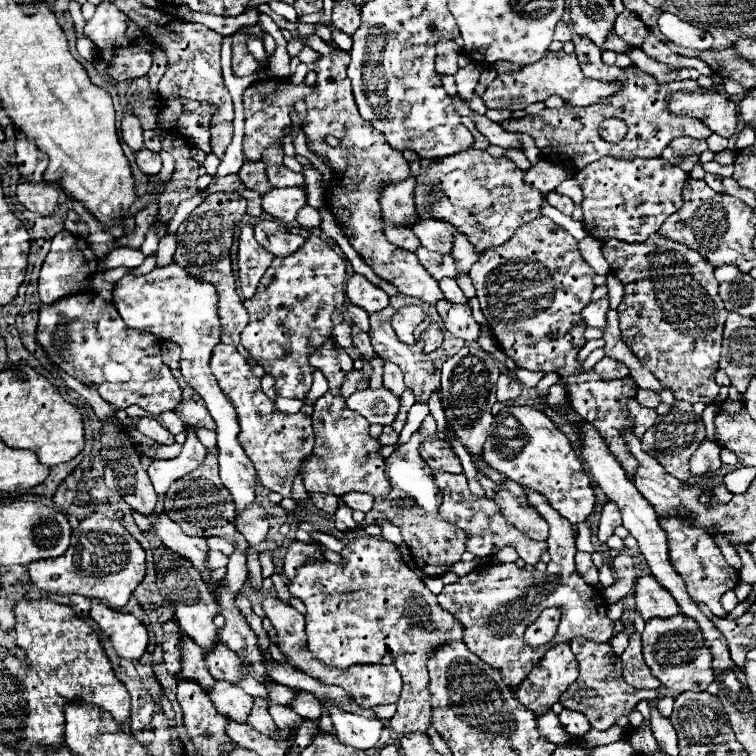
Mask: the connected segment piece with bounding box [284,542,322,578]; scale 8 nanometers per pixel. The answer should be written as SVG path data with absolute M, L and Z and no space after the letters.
M292 542L292 546L286 552L284 558L284 576L286 578L294 578L296 568L300 568L306 560L314 560L314 558L322 558L320 546L318 544L304 544L304 542Z

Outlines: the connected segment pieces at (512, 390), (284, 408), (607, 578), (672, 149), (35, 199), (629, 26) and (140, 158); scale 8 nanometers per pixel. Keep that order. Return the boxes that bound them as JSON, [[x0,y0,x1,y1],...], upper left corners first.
[[496,374,522,402],[275,396,303,414],[599,563,614,591],[662,138,708,172],[16,180,60,216],[616,10,648,46],[136,148,162,176]]

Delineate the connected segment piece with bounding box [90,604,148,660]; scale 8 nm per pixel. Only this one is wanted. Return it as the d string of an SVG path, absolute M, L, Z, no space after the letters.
M94 604L90 610L90 618L112 640L120 658L138 660L146 652L148 630L136 616L116 612L106 604Z

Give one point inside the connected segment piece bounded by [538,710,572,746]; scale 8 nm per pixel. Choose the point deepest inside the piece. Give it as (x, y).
(549, 725)

